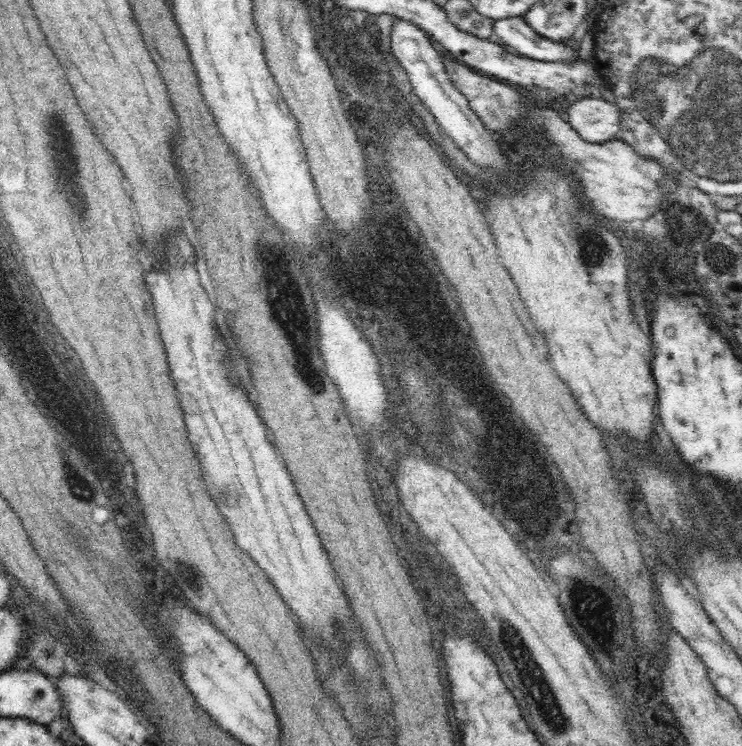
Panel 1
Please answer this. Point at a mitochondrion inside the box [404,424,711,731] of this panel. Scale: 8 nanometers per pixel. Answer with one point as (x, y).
(592, 625)

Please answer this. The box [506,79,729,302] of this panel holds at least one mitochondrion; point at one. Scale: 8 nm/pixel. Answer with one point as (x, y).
(689, 222)

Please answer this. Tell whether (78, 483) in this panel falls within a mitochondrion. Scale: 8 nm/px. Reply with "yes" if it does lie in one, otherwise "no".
yes

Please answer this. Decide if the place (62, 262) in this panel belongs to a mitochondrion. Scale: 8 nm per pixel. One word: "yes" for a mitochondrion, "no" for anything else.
no

